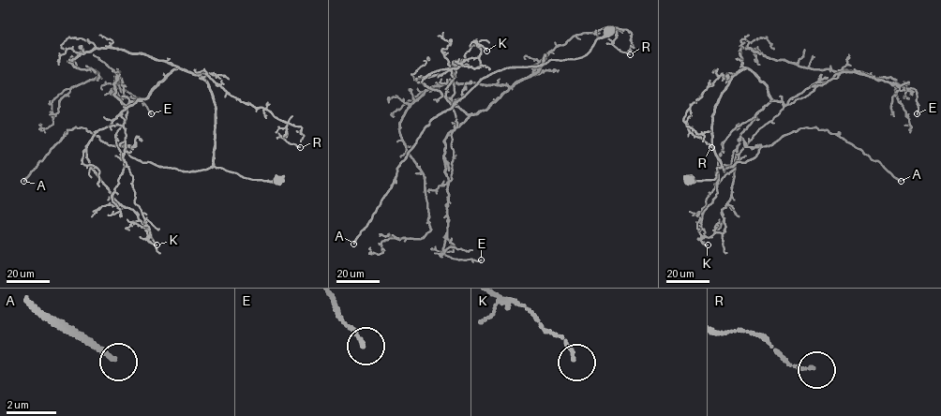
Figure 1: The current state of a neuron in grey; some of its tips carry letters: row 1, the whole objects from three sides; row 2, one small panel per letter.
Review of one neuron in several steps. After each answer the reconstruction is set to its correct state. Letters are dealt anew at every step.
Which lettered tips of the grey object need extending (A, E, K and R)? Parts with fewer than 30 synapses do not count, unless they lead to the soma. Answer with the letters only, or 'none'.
A

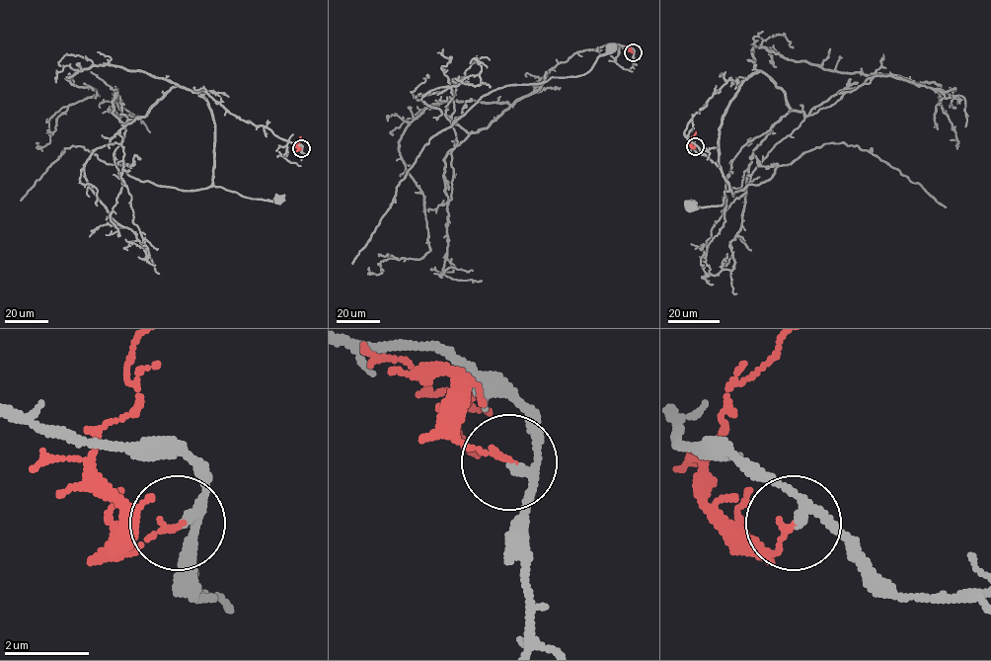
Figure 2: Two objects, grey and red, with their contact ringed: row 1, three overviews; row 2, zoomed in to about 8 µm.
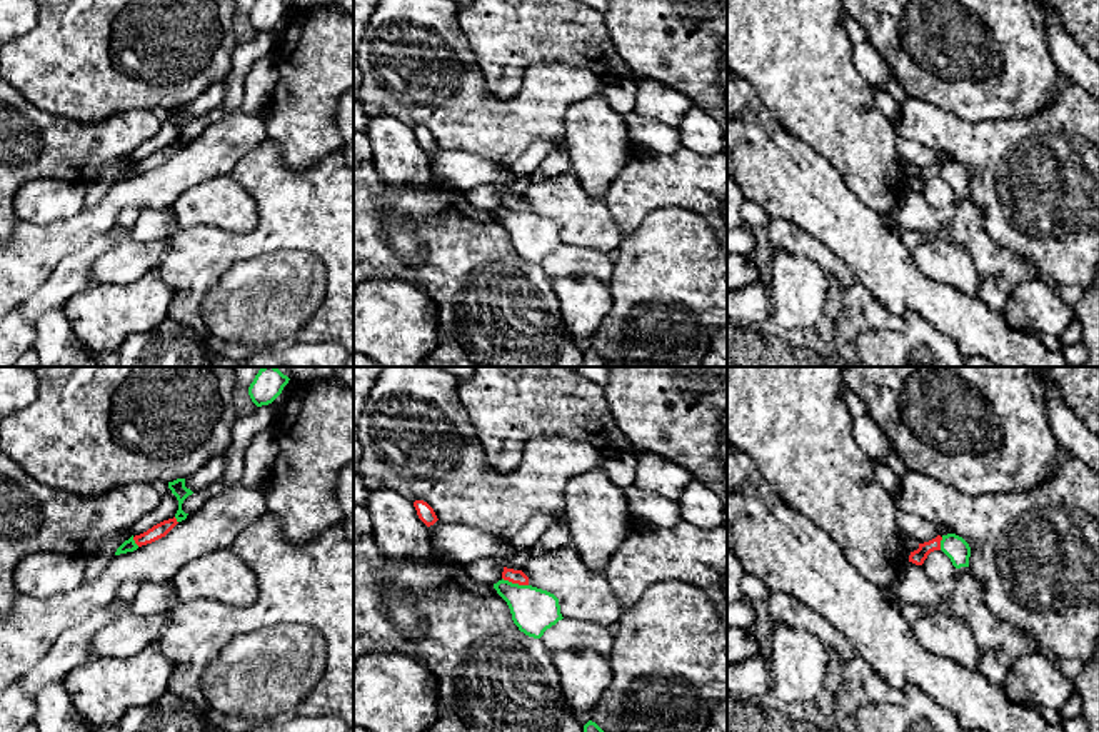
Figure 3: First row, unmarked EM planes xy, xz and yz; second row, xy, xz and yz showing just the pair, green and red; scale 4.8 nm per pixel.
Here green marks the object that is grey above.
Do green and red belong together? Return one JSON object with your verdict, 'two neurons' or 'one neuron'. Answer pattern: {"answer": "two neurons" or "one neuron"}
{"answer": "two neurons"}

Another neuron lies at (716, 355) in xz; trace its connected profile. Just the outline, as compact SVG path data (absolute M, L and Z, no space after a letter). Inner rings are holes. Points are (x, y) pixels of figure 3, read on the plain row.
M719 328L712 337L702 367L727 367L727 328Z

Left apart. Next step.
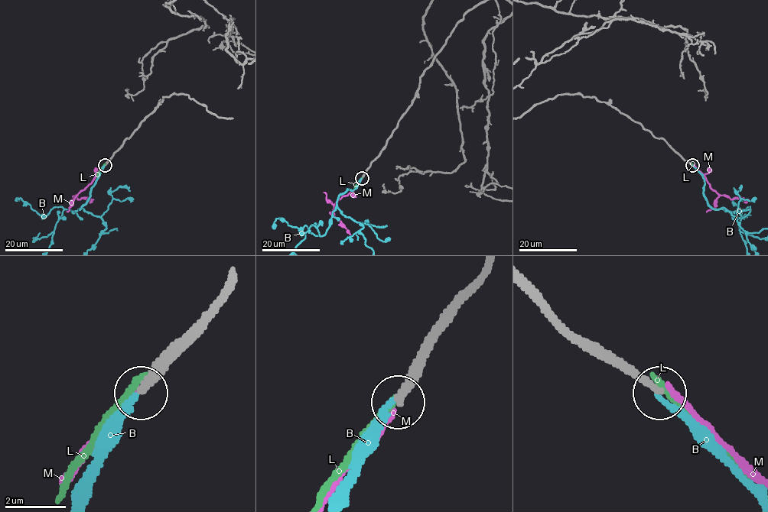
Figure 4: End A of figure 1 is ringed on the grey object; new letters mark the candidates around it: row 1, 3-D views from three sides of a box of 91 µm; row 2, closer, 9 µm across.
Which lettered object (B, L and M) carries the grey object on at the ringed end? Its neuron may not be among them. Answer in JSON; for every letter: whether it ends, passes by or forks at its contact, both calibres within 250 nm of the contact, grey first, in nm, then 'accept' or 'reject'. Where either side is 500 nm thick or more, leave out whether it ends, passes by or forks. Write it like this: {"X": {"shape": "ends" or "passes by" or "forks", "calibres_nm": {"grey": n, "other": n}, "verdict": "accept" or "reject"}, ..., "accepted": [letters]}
{"B": {"shape": "ends", "calibres_nm": {"grey": 260, "other": 170}, "verdict": "reject"}, "L": {"shape": "ends", "calibres_nm": {"grey": 280, "other": 220}, "verdict": "reject"}, "M": {"shape": "ends", "calibres_nm": {"grey": 200, "other": 240}, "verdict": "reject"}, "accepted": []}

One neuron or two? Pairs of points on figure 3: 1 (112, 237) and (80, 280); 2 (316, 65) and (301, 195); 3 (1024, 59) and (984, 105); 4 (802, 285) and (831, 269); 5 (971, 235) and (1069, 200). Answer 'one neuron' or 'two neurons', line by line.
1: one neuron
2: two neurons
3: one neuron
4: two neurons
5: two neurons

